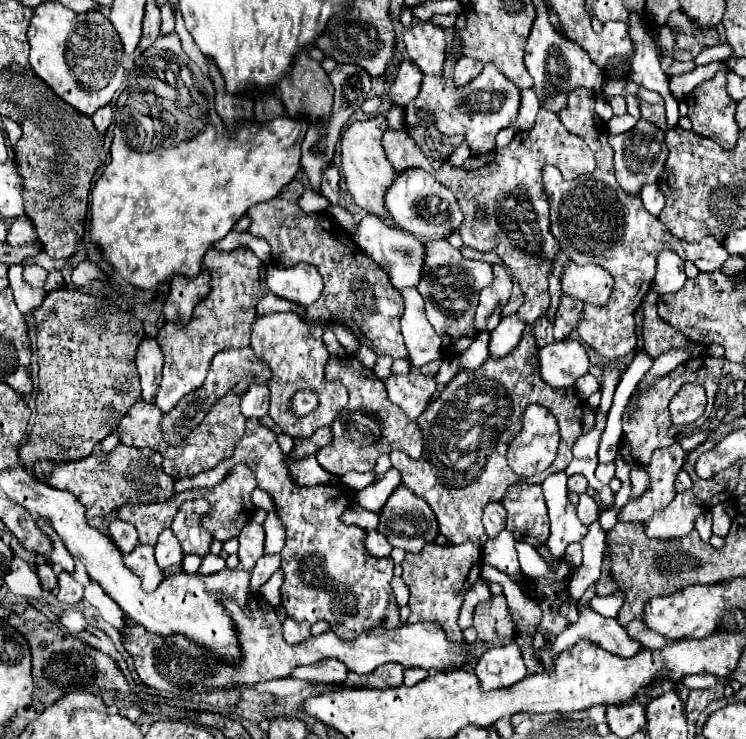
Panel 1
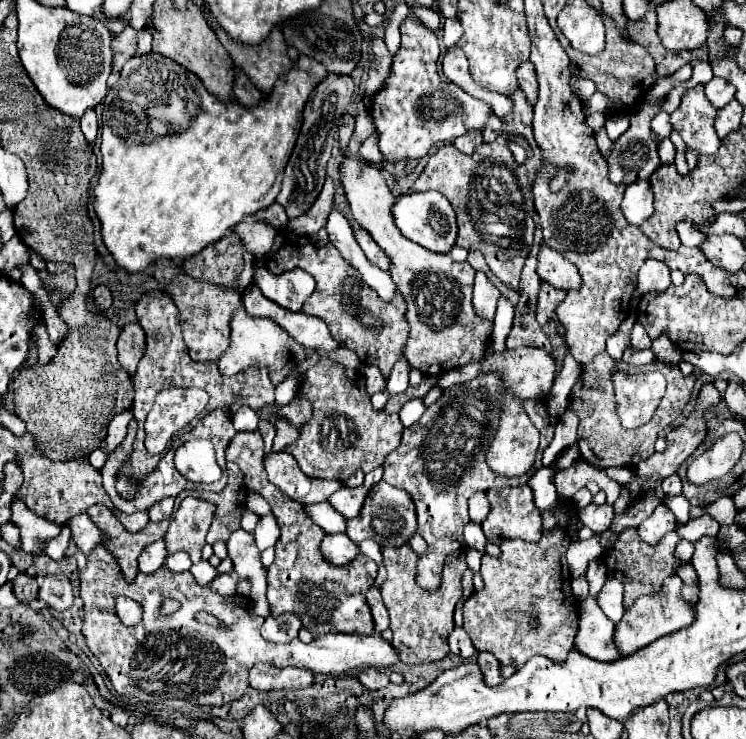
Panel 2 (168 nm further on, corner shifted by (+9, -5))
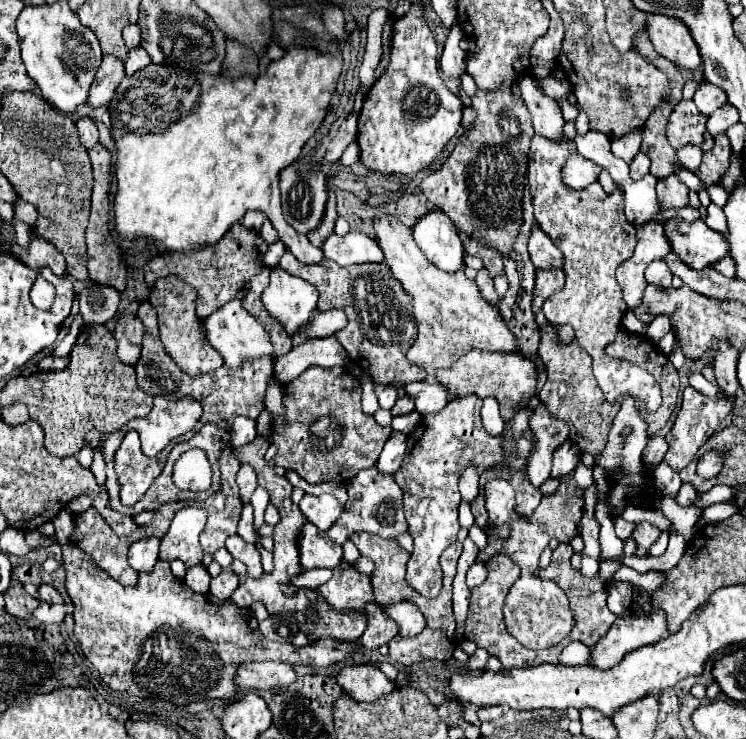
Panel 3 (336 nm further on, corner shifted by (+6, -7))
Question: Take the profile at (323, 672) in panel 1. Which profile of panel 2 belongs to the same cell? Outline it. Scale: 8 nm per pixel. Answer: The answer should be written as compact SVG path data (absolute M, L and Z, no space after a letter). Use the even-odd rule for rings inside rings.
M257 664L249 672L251 686L255 690L297 690L315 684L313 672L303 668L277 668L271 664Z

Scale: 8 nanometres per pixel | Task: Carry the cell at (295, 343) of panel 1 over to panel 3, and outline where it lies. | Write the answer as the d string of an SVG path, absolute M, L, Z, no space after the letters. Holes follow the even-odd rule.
M232 300L230 304L224 304L224 308L218 308L218 312L212 312L208 318L202 320L202 328L206 330L206 340L210 340L212 348L216 348L222 354L224 364L228 368L240 368L244 360L272 356L272 344L268 332L254 316L250 316L250 312L242 308L240 300Z

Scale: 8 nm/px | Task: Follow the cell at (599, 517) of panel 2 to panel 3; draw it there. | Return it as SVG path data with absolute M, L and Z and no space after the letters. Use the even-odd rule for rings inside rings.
M622 517L614 519L613 524L616 535L623 541L631 535L637 525L636 523L627 522Z

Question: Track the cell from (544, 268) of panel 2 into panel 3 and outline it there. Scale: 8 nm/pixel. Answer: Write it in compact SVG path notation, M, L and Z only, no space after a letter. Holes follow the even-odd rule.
M538 224L532 226L532 234L528 238L528 254L530 260L536 268L550 268L550 266L564 266L562 260L562 252L558 252L558 248L552 244L552 240L540 230Z

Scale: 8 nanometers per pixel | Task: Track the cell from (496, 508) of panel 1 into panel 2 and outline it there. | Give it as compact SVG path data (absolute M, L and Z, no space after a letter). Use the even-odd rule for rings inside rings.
M479 492L479 494L473 494L469 498L469 518L471 518L471 522L481 524L483 518L487 518L489 510L491 510L491 506L487 506L487 496L485 494Z

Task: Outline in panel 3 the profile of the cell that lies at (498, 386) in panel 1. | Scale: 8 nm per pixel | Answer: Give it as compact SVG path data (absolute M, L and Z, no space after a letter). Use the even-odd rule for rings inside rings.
M478 396L452 398L442 412L428 414L422 418L420 426L408 434L408 448L402 468L394 474L398 486L402 488L402 502L408 522L408 532L414 538L414 550L406 568L406 582L426 598L438 596L442 588L442 570L438 564L440 554L456 542L460 530L458 524L458 478L468 464L474 464L478 474L494 464L510 464L522 470L522 454L534 448L534 440L528 428L530 408L520 410L520 434L512 434L518 444L518 456L504 456L502 438L488 436L480 422L482 400Z

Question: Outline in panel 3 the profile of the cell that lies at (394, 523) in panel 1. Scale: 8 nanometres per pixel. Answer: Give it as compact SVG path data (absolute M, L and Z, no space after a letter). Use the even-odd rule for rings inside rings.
M368 468L358 472L354 480L346 484L346 488L348 488L348 502L344 514L326 532L330 540L334 540L336 544L344 544L348 536L358 530L364 530L368 534L378 534L380 538L396 538L398 534L406 532L406 520L402 512L402 492L392 474L382 476L376 468Z

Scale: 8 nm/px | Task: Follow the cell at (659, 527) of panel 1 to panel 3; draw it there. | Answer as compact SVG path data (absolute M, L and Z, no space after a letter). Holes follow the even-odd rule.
M640 522L632 532L632 538L636 542L636 556L648 556L650 546L658 540L658 536L660 536L660 530L656 526L652 526L650 522Z

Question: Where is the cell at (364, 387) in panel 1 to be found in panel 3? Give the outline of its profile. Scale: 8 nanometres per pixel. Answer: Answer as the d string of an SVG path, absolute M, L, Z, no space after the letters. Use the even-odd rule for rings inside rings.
M308 368L302 376L284 386L284 416L276 416L272 426L272 444L278 446L278 454L274 456L276 466L286 470L294 470L302 480L310 484L320 482L342 482L348 484L354 474L362 468L372 468L378 460L382 446L390 436L390 428L382 428L376 424L372 416L362 414L360 410L360 384L348 376L346 368Z

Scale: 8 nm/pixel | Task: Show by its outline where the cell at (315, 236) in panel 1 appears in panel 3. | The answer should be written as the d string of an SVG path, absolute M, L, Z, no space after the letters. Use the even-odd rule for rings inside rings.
M290 250L280 260L280 266L310 284L316 286L320 300L318 310L330 310L340 308L348 316L348 326L340 332L336 332L336 338L348 352L350 360L358 364L366 374L372 376L378 384L388 382L424 382L426 370L418 368L416 364L410 364L406 360L406 352L410 344L414 344L416 324L412 314L412 300L404 292L402 284L392 276L390 266L380 264L358 264L358 266L338 266L332 260L324 260L322 264L304 266L300 264Z

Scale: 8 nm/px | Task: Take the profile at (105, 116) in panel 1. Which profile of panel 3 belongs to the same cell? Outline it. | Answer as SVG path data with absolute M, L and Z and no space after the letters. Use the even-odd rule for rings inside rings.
M84 116L84 118L80 118L80 120L76 122L76 128L78 128L80 144L82 144L86 150L94 148L94 144L98 142L98 130L96 130L94 122L92 122L88 116Z

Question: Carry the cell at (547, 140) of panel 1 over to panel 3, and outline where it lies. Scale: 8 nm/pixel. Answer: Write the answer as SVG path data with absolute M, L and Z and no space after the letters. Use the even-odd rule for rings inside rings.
M506 80L498 92L478 90L472 96L472 108L476 110L472 128L462 132L448 160L422 180L422 192L462 232L508 254L522 224L524 172L532 138L530 112L520 98L516 80Z

